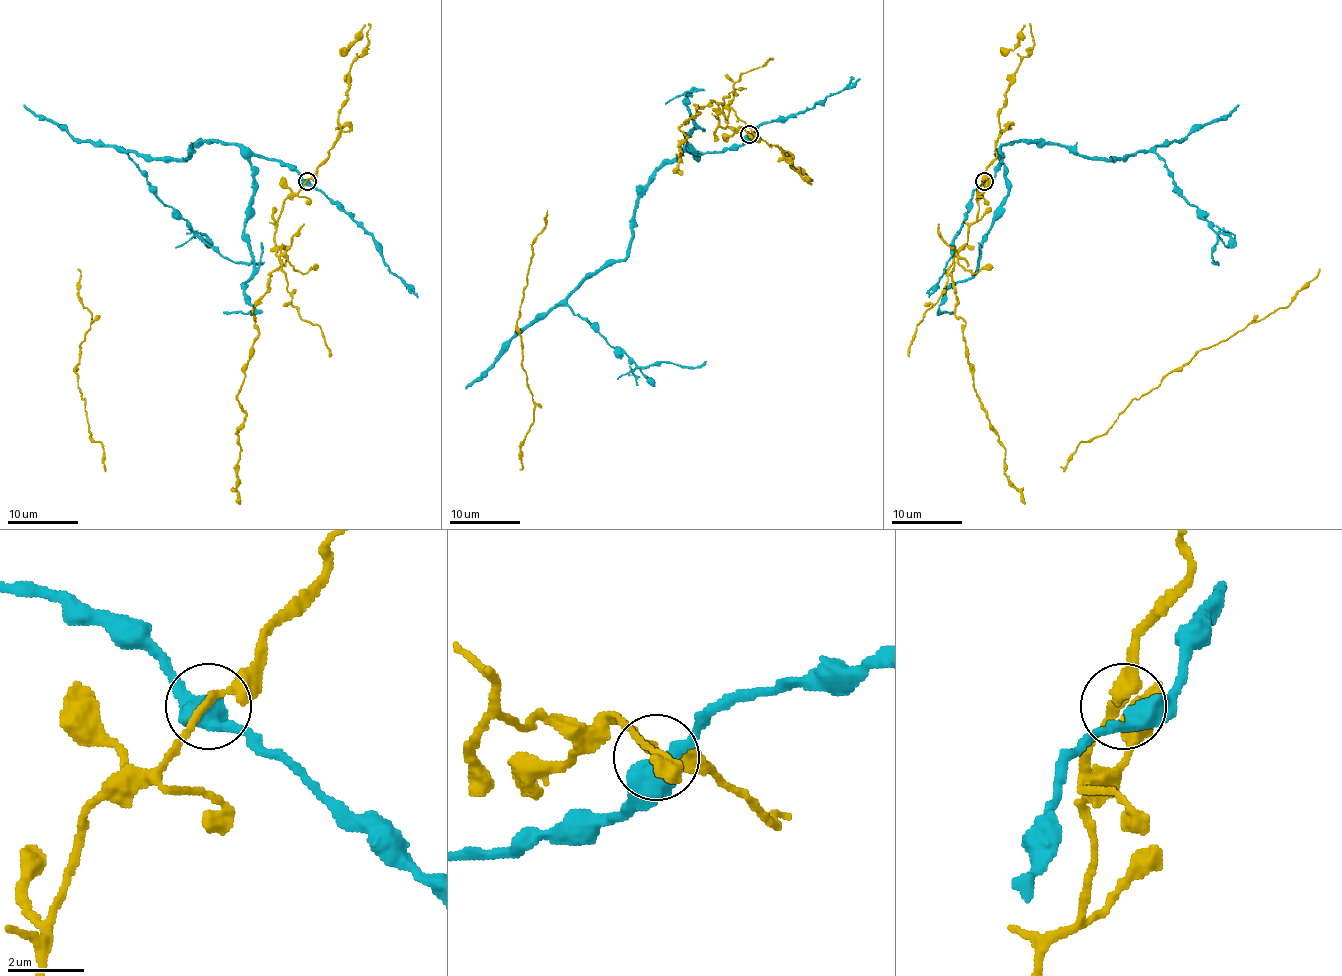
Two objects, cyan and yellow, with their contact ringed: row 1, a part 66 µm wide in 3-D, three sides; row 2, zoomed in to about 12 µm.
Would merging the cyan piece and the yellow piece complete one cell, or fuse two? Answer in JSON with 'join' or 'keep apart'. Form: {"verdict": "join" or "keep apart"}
{"verdict": "keep apart"}

